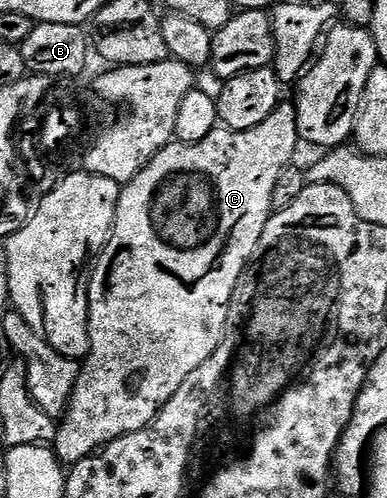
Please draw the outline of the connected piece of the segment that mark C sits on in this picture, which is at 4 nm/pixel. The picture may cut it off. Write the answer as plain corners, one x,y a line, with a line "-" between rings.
283,102
258,128
243,130
242,132
231,132
224,126
219,126
203,142
194,144
182,144
174,142
165,148
161,148
149,160
149,165
135,174
133,180
128,181
122,187
121,197
117,203
117,217
113,223
113,231
109,234
109,241
104,248
100,249
97,265
93,268
93,277
87,280
87,295
89,298
89,337
91,346
89,354
83,361
80,369
77,385
73,388
73,395
70,397
65,409
65,415
60,417
57,426
57,439
55,451
58,460
62,465
72,466
81,460
88,460
90,456
101,451
106,444
126,436
132,432
138,432
148,428
157,418
162,405
215,354
215,350
221,345
225,338
225,327
229,317
229,303
233,301
233,295
237,284
241,281
241,275
249,267
254,256
257,255
259,238
267,226
270,216
273,215
273,191
275,182
284,174
286,168
294,163
293,155
297,152
299,137
297,135
297,110
292,103

